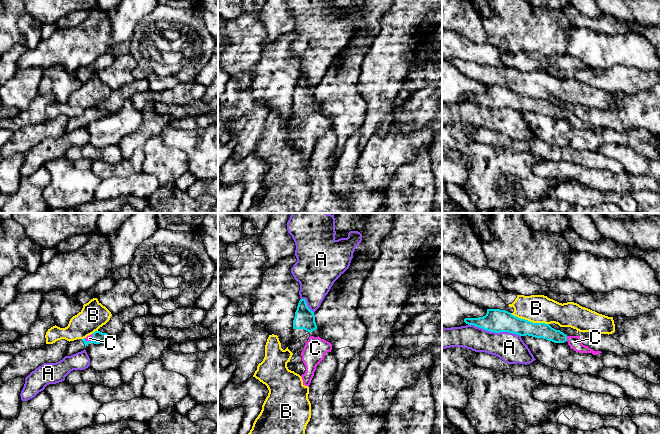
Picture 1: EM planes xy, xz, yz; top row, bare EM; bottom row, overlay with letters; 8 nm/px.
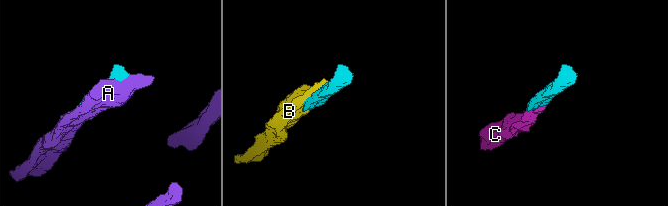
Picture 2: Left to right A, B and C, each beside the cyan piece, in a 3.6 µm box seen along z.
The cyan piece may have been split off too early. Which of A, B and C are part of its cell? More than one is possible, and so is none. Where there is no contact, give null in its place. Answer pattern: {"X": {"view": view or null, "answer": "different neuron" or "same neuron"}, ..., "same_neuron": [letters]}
{"A": {"view": "yz", "answer": "different neuron"}, "B": {"view": "yz", "answer": "different neuron"}, "C": {"view": "yz", "answer": "same neuron"}, "same_neuron": ["C"]}

